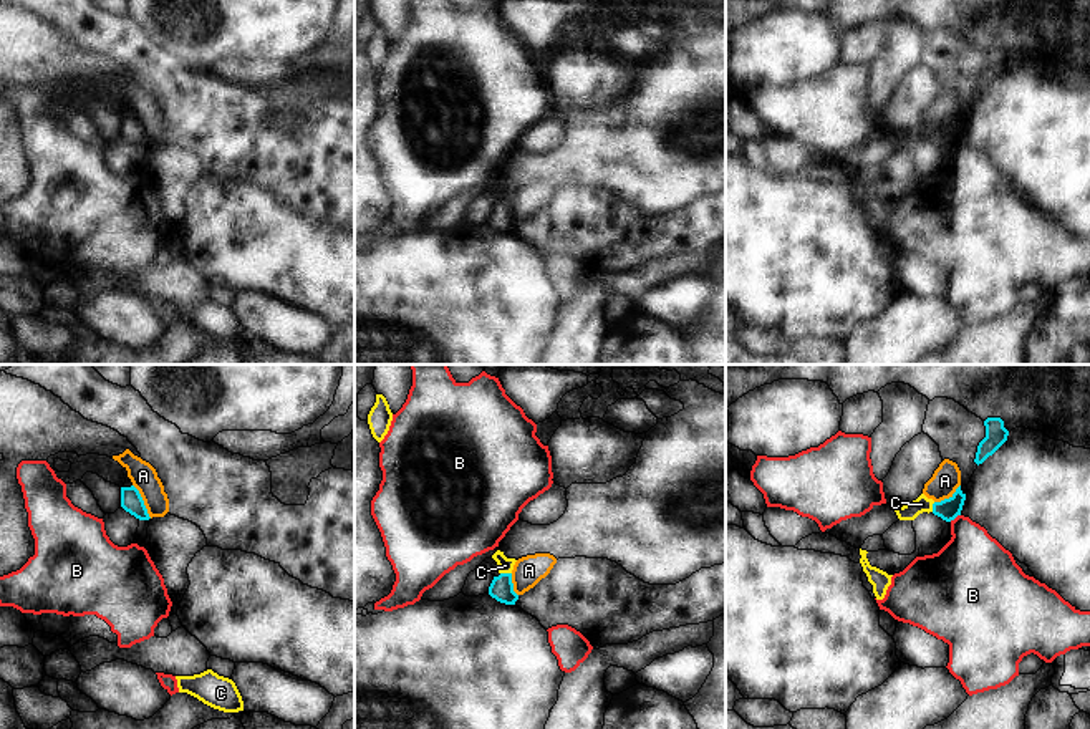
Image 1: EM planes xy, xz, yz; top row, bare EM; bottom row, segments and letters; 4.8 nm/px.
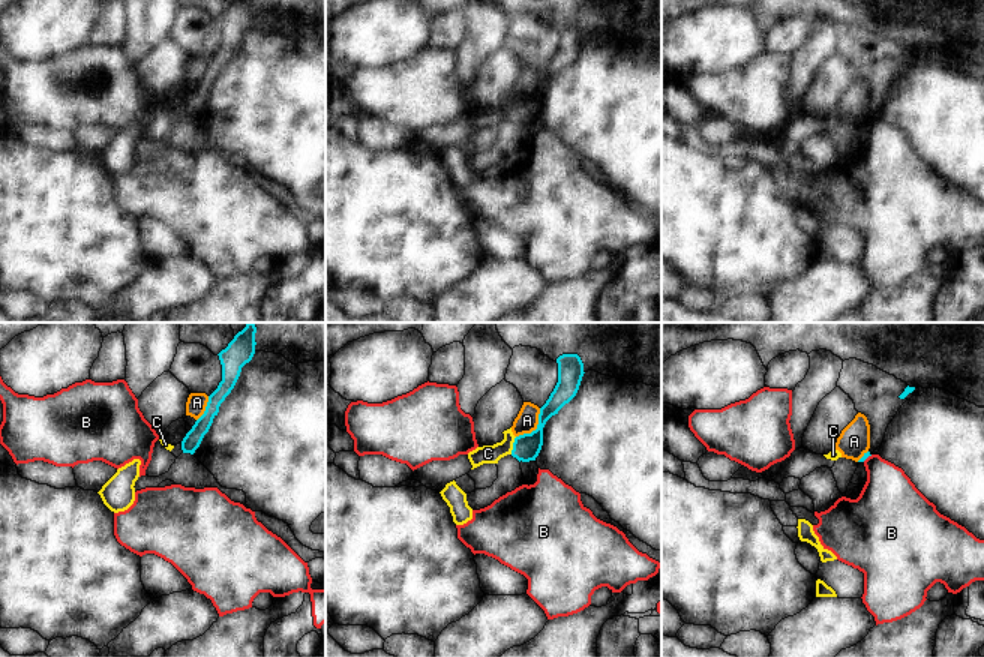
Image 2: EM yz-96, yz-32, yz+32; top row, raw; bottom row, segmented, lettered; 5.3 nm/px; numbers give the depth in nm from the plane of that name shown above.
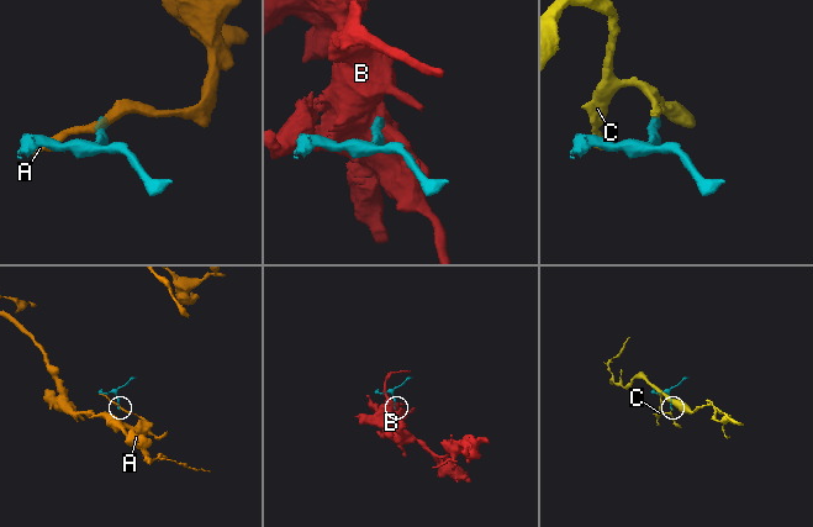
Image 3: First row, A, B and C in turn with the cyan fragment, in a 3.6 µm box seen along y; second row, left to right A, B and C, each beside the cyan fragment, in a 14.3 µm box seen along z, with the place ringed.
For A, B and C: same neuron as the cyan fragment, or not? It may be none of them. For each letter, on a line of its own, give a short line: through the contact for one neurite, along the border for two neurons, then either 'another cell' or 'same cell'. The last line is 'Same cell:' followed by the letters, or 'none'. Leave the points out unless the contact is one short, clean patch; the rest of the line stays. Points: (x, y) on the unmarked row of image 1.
A: another cell
B: line yz (959, 143), (950, 149); another cell
C: line xz (501, 217), (506, 202), (506, 194); same cell
Same cell: C

